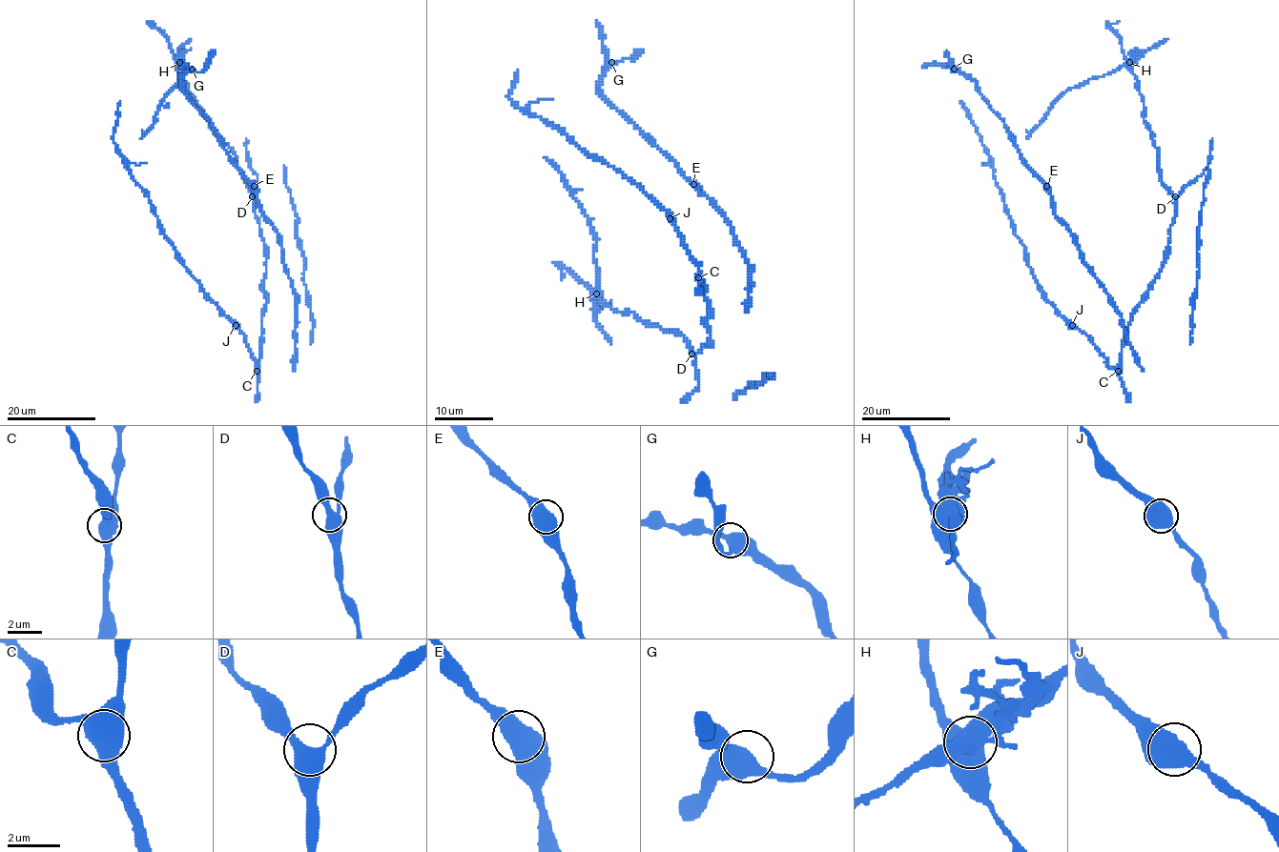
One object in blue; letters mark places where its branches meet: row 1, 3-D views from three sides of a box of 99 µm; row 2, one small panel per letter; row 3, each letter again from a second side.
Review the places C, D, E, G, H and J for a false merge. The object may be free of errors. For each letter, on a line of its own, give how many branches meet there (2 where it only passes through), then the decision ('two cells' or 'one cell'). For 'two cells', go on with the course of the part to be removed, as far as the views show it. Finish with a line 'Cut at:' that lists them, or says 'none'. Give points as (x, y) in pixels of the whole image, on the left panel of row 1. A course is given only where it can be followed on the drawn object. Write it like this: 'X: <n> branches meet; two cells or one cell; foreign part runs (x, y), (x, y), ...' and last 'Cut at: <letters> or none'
C: 3 branches meet; one cell
D: 3 branches meet; one cell
E: 2 branches meet; one cell
G: 3 branches meet; one cell
H: 3 branches meet; two cells; foreign part runs (179, 63), (179, 80), (158, 111), (155, 122), (141, 139)
J: 2 branches meet; one cell
Cut at: H

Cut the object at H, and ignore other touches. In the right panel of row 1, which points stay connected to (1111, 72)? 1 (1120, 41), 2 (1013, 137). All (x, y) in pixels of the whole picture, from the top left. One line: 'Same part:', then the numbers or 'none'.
Same part: none

